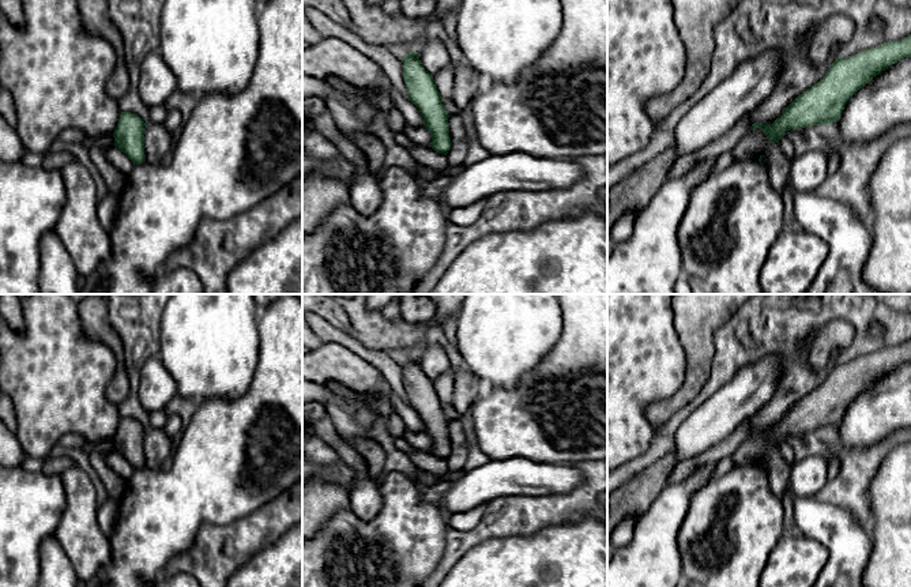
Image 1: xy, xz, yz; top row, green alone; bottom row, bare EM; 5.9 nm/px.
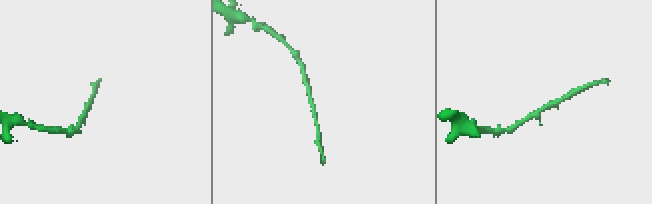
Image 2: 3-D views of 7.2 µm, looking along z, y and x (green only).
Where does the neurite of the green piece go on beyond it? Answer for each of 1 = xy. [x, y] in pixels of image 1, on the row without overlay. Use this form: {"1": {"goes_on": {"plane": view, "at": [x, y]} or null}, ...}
{"1": {"goes_on": null}}

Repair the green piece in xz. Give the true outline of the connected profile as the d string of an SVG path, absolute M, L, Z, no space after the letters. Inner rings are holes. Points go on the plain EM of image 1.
M417 357L403 364L403 385L409 404L423 422L423 432L432 439L432 452L436 458L447 460L451 454L448 418L433 381L422 370Z

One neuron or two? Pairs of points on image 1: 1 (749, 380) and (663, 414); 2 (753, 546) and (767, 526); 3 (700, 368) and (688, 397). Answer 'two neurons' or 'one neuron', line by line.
1: two neurons
2: one neuron
3: one neuron

